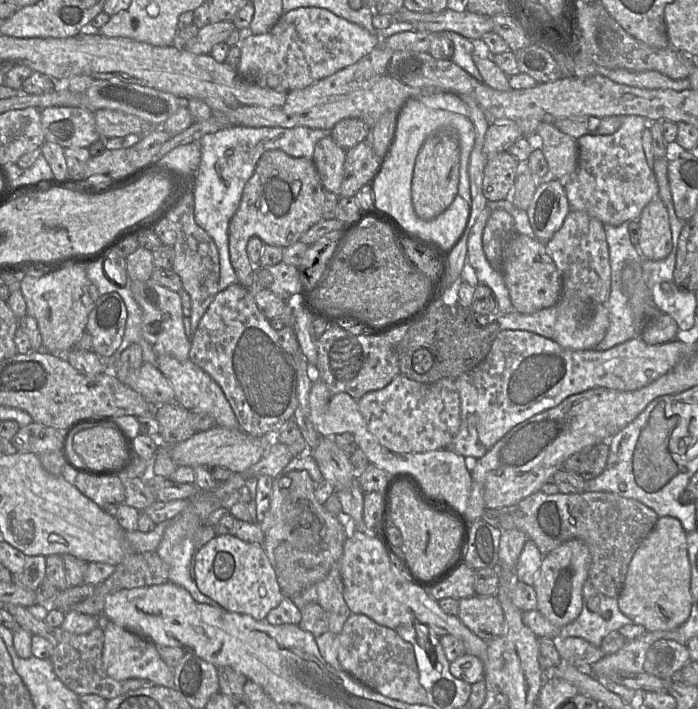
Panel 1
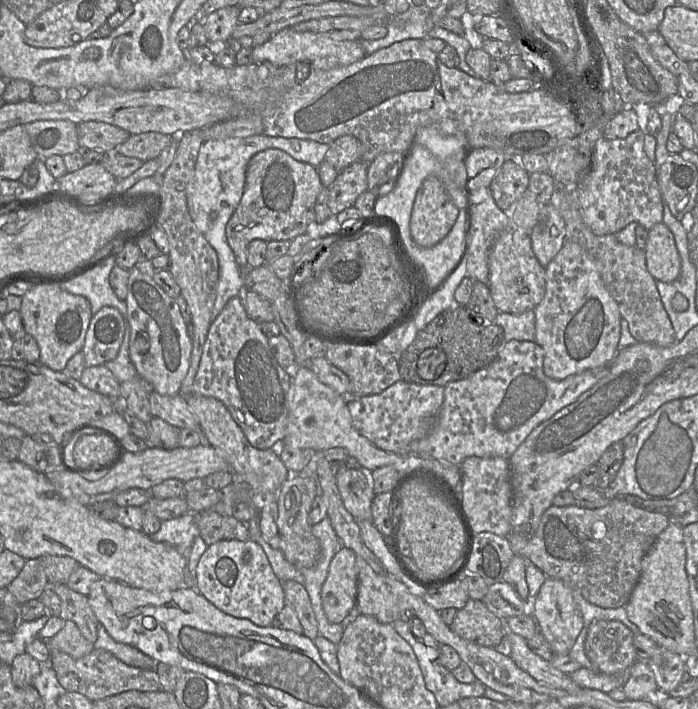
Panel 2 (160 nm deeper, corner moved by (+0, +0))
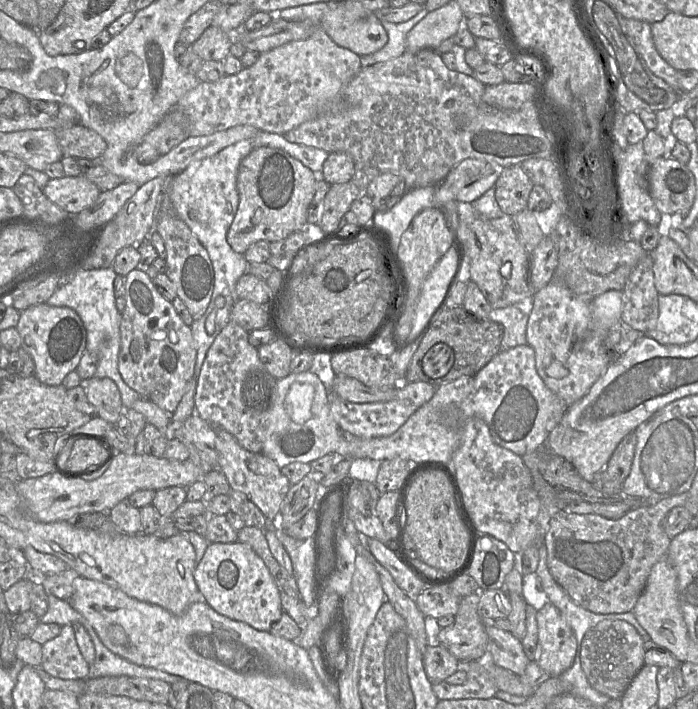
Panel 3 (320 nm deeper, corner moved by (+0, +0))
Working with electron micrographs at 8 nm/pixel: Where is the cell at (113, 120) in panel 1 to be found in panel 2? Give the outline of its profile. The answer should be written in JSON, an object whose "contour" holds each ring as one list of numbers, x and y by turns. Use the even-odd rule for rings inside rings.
{"contour":[[88,121,77,124,77,136,81,149,95,149,112,153,131,134,108,123]]}

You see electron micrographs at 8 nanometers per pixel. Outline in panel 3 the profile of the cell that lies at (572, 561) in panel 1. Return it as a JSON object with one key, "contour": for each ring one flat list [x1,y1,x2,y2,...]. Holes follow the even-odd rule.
{"contour":[[547,602,536,613,538,625,537,659,539,667,550,677,559,676,572,665,576,637,559,610]]}

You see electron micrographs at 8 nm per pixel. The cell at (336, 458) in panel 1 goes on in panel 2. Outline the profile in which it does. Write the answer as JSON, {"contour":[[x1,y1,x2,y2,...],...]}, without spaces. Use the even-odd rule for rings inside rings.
{"contour":[[337,465,335,481,346,510,358,521,372,520,371,505,374,496,371,472,347,469]]}

